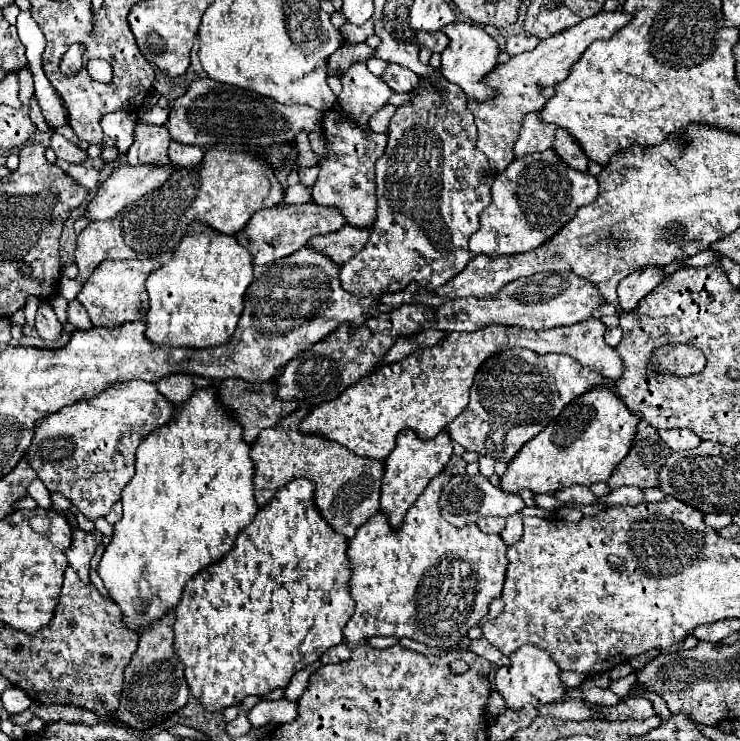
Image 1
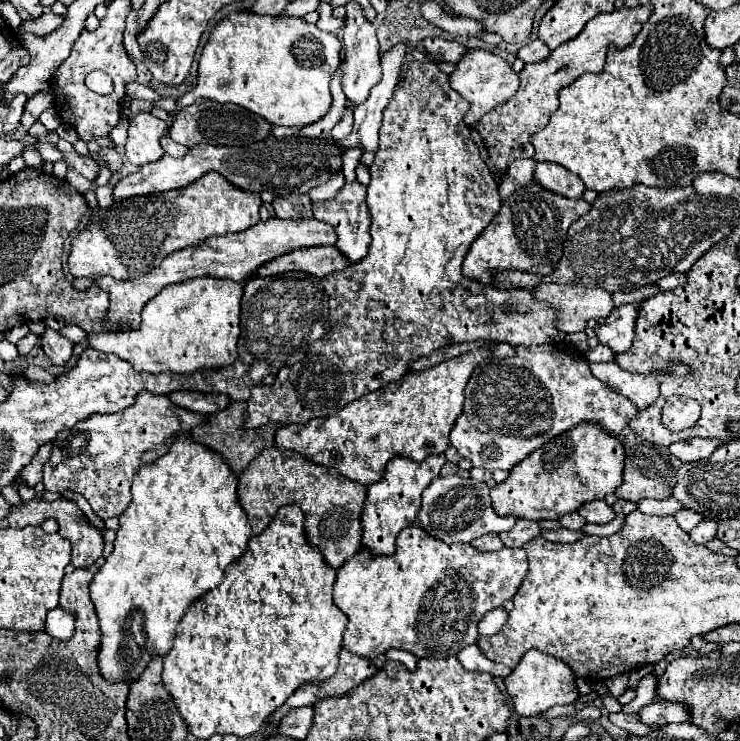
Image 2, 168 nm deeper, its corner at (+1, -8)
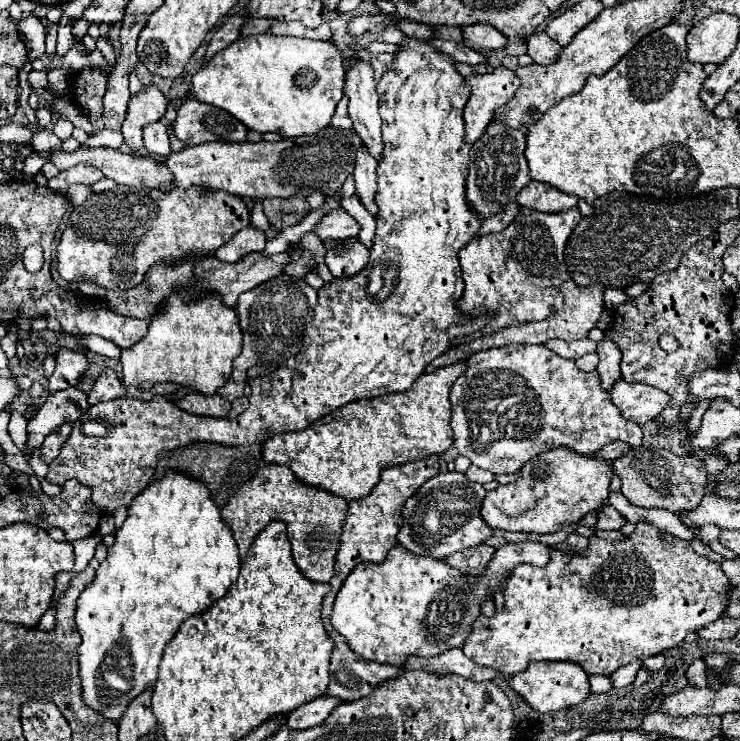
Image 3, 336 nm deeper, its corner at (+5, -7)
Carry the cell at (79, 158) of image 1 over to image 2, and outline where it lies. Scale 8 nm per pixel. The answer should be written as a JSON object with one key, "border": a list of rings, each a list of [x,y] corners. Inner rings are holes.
{"border":[[[58,140],[58,148],[64,152],[66,162],[68,162],[70,166],[74,166],[84,178],[88,178],[88,180],[92,182],[92,180],[98,176],[98,164],[92,162],[92,158],[76,154],[74,148],[72,148],[72,144],[68,144],[66,140]]]}

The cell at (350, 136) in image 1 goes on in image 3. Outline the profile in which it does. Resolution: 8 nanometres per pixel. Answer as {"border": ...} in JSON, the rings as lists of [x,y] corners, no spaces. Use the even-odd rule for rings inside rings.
{"border":[[[350,237],[344,241],[344,245],[336,245],[336,249],[330,249],[326,253],[326,265],[336,279],[342,279],[364,269],[368,263],[368,255],[368,247],[362,245],[358,237]]]}

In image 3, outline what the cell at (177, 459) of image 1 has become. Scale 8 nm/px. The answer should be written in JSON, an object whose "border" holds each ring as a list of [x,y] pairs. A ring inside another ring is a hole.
{"border":[[[168,473],[168,477],[152,481],[146,489],[142,489],[132,499],[132,503],[128,507],[128,517],[122,523],[122,527],[116,531],[114,537],[116,537],[116,543],[108,549],[108,557],[100,563],[94,581],[80,593],[78,609],[76,609],[74,617],[76,617],[78,633],[82,635],[82,645],[78,649],[78,659],[80,659],[80,679],[82,679],[82,689],[84,689],[84,703],[88,707],[104,713],[106,719],[120,721],[120,717],[126,711],[128,703],[136,695],[140,695],[146,687],[152,687],[156,683],[162,651],[164,651],[166,643],[174,637],[174,633],[180,627],[180,623],[190,615],[206,611],[208,605],[212,605],[212,601],[222,597],[228,591],[228,587],[236,581],[238,571],[240,571],[240,557],[238,557],[238,545],[236,545],[236,541],[232,537],[232,531],[228,529],[226,521],[220,517],[220,509],[216,509],[216,505],[212,505],[212,497],[208,497],[208,487],[200,485],[200,481],[196,481],[194,477],[184,477],[184,473]]]}

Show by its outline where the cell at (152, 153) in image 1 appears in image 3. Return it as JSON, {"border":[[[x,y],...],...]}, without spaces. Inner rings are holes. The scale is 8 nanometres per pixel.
{"border":[[[154,85],[144,87],[138,95],[134,95],[128,101],[128,113],[122,125],[122,133],[124,133],[124,143],[134,153],[138,153],[144,147],[144,137],[142,137],[144,125],[164,117],[166,107],[168,107],[166,97]]]}

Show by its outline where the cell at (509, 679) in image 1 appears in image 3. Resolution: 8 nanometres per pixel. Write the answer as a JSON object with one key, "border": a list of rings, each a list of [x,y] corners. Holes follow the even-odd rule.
{"border":[[[532,661],[524,673],[512,675],[510,687],[534,709],[540,713],[568,709],[582,703],[590,695],[588,675],[576,663],[552,663],[552,661]]]}

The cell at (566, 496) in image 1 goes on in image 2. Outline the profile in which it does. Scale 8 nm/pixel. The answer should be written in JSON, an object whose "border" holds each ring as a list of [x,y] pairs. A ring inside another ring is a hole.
{"border":[[[604,500],[584,504],[578,514],[584,516],[584,518],[586,518],[588,522],[592,522],[592,524],[608,524],[608,522],[614,520],[614,516],[616,516],[614,510],[612,510]]]}

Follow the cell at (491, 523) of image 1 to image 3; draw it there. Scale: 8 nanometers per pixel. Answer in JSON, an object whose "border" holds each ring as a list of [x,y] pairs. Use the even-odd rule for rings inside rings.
{"border":[[[482,543],[472,549],[462,549],[460,553],[452,553],[452,557],[448,557],[446,561],[464,575],[482,575],[486,569],[486,563],[492,559],[494,551],[496,549]]]}

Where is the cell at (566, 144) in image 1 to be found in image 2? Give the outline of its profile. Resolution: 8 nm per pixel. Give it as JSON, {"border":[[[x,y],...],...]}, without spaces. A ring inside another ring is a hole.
{"border":[[[552,162],[536,164],[534,182],[540,184],[544,190],[550,190],[564,198],[582,198],[584,194],[584,182],[580,182],[580,178],[568,174],[568,170]]]}

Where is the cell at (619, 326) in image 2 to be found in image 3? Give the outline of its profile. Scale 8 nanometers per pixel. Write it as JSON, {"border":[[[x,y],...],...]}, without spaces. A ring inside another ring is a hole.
{"border":[[[604,335],[604,339],[598,343],[598,373],[600,373],[600,383],[604,389],[610,389],[618,379],[620,379],[620,361],[622,361],[622,353],[618,349],[618,345],[614,345],[614,341],[610,337]]]}

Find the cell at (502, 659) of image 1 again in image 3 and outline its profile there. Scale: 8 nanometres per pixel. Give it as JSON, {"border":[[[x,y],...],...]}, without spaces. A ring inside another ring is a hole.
{"border":[[[450,649],[448,653],[442,653],[440,657],[424,659],[424,657],[408,657],[406,665],[408,669],[428,669],[432,673],[456,673],[474,681],[488,681],[494,679],[498,673],[494,669],[476,665],[472,659],[468,659],[462,649]]]}

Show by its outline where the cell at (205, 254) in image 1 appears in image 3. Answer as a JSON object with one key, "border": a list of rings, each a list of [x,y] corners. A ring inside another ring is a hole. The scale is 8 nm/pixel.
{"border":[[[172,293],[168,297],[168,305],[152,315],[148,333],[142,341],[122,349],[122,383],[146,389],[146,385],[170,381],[192,387],[204,395],[212,395],[228,381],[232,361],[240,355],[240,349],[242,333],[238,315],[232,307],[224,305],[218,293],[202,293],[192,301],[180,301],[180,297]]]}

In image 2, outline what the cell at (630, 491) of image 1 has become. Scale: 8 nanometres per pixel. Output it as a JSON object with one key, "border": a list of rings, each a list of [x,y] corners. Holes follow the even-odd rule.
{"border":[[[672,496],[664,498],[664,500],[644,500],[644,502],[638,502],[638,510],[642,514],[648,514],[648,516],[674,516],[676,512],[680,512],[684,508],[686,506],[682,502],[676,502]]]}

